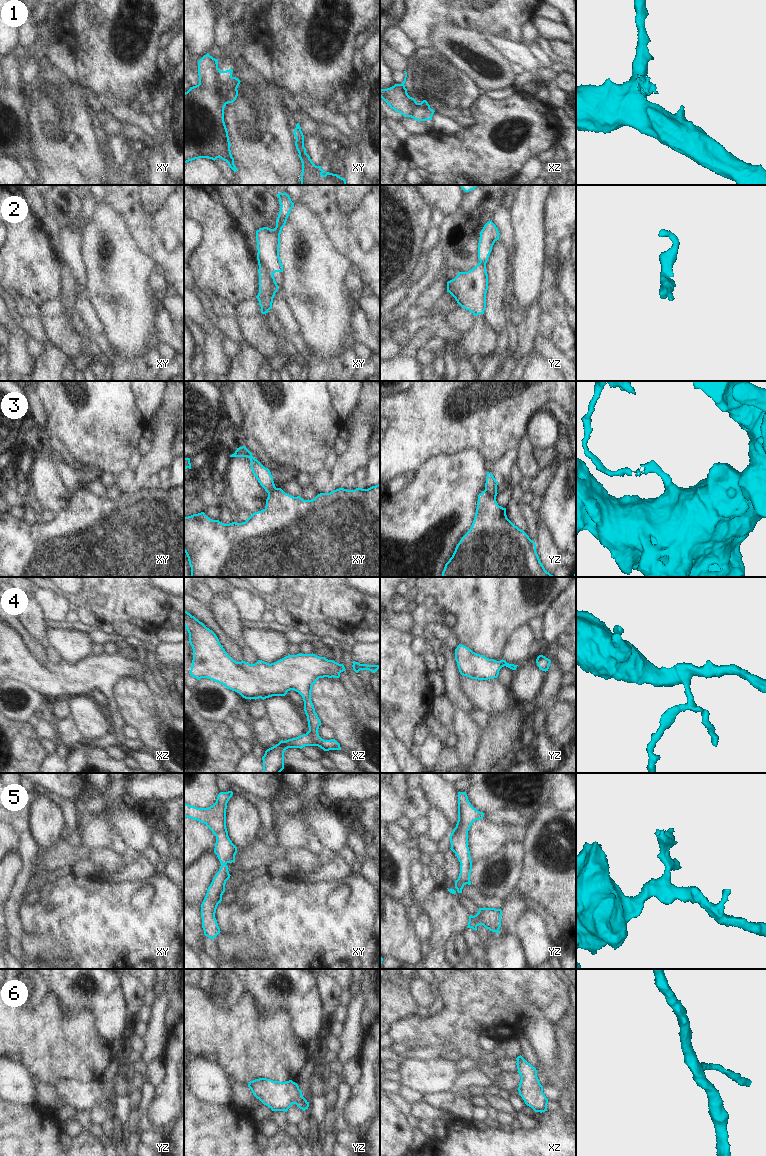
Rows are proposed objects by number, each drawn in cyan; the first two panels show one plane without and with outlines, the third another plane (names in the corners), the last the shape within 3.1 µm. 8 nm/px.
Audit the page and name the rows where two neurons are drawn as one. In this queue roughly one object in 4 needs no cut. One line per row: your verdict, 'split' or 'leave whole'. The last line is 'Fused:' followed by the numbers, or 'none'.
1: split
2: split
3: split
4: leave whole
5: leave whole
6: leave whole
Fused: 1, 2, 3

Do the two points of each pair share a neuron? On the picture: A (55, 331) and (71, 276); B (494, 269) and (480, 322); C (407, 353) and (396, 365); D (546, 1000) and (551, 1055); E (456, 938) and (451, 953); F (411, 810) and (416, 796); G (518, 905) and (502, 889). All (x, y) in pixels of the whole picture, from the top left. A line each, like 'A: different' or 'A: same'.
A: same
B: different
C: same
D: different
E: same
F: same
G: different

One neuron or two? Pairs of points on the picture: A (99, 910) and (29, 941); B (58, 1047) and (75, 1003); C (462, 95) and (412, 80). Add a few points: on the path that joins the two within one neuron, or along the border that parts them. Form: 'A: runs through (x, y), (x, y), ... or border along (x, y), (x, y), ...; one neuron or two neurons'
A: border along (25, 931), (45, 934), (58, 950); two neurons
B: border along (56, 997), (62, 1015), (87, 1013), (92, 1025); two neurons
C: runs through (450, 86), (439, 80), (424, 80); one neuron

